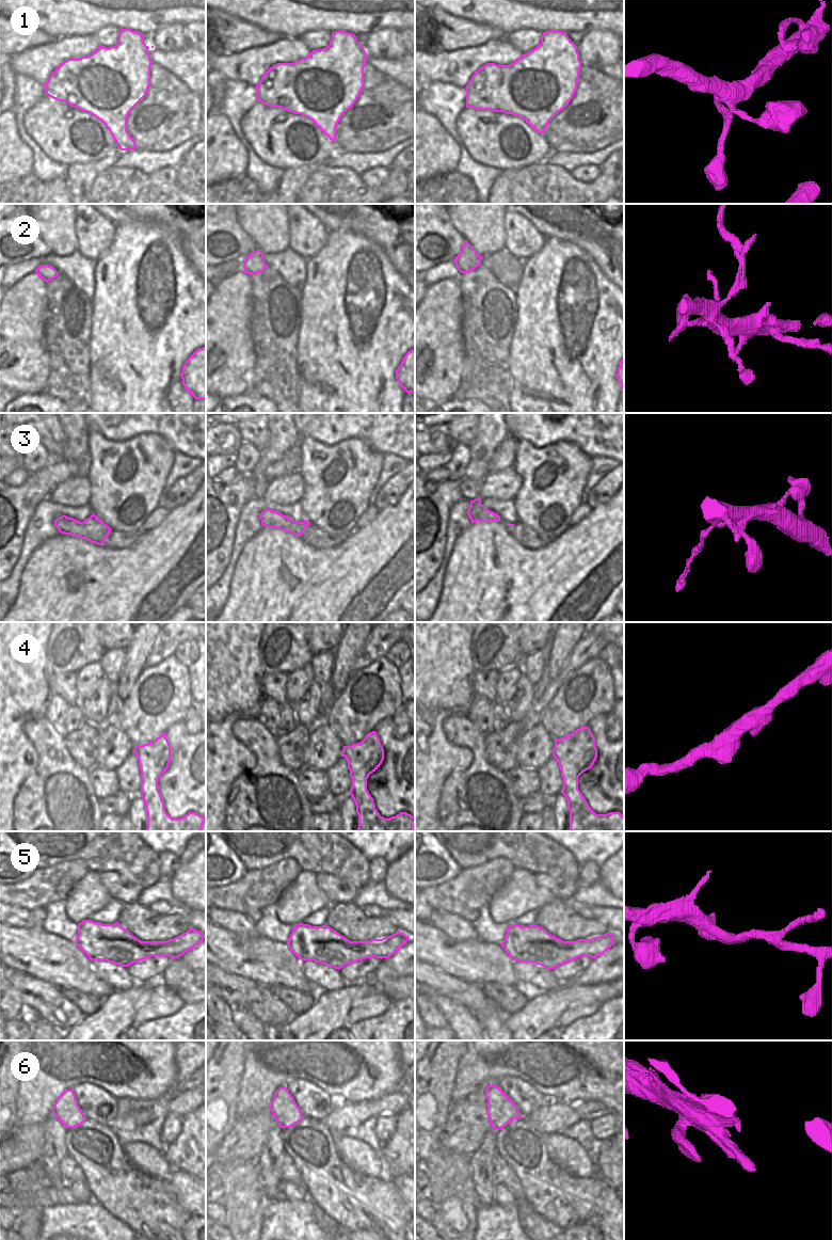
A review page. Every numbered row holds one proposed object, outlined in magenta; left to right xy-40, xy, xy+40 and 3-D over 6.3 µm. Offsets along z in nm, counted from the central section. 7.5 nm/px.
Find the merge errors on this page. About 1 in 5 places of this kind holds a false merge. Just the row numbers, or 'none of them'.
2.

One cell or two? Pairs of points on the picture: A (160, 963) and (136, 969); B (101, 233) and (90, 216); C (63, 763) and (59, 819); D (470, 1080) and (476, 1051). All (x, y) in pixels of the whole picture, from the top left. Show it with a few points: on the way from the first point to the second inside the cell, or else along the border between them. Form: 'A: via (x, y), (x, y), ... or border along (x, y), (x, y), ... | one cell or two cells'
A: via (154, 967), (142, 969) | one cell
B: via (97, 228), (90, 220) | one cell
C: via (59, 777), (59, 805) | one cell
D: via (473, 1072), (476, 1069), (476, 1059) | one cell

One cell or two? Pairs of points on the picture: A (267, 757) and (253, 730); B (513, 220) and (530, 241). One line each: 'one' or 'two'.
A: one
B: one

